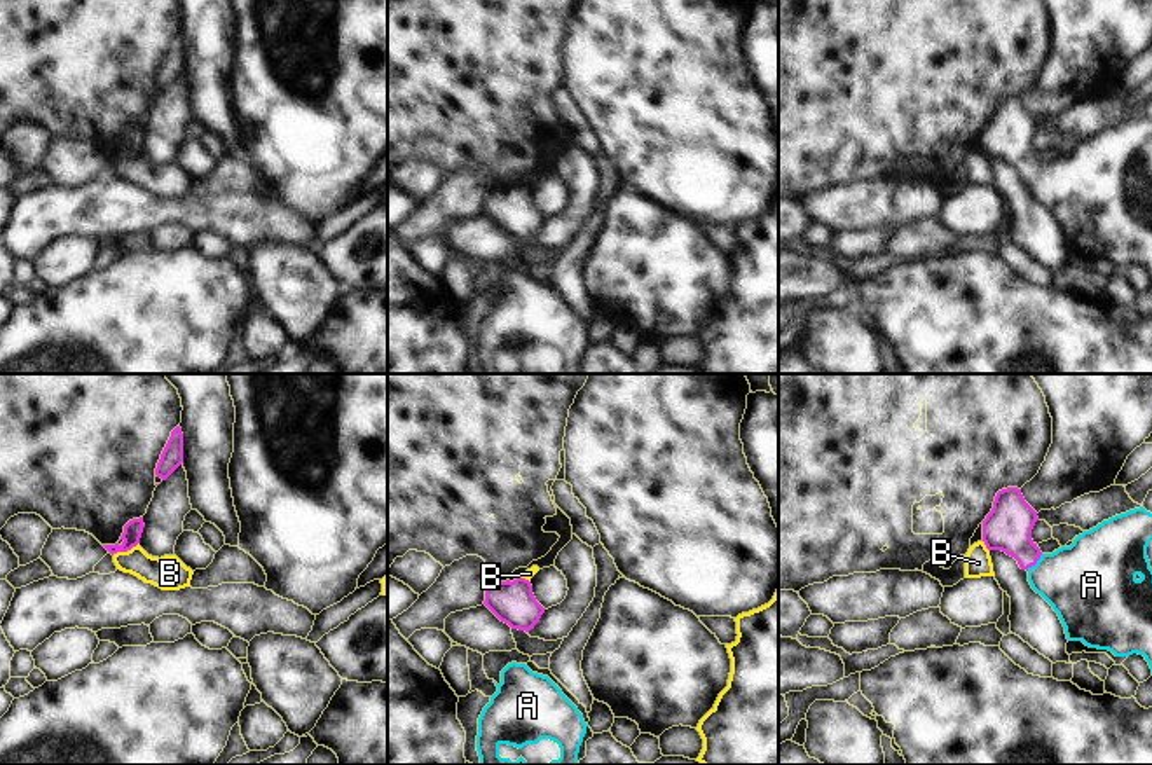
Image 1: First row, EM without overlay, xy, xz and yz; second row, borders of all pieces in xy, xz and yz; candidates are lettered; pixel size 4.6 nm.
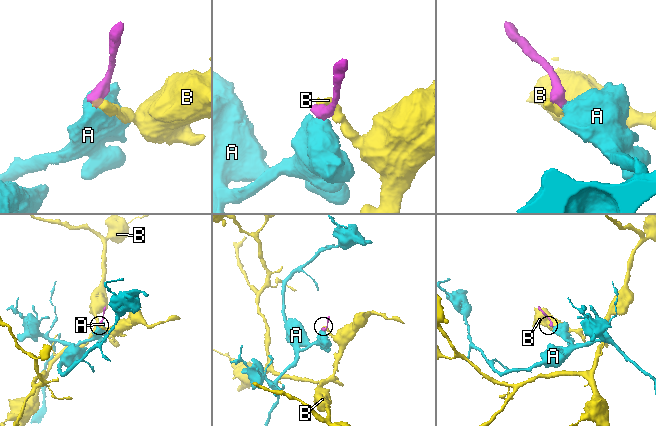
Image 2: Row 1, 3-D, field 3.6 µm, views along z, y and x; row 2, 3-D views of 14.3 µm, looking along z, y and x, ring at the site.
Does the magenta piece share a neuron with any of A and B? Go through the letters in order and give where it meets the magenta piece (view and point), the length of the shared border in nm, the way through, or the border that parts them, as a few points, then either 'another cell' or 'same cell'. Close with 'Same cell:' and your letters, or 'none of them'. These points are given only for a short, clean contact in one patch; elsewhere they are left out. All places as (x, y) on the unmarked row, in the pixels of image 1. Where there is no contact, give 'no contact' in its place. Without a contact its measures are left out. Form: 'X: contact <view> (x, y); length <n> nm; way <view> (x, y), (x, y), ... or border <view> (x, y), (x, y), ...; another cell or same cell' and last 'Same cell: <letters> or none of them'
A: contact yz (1035, 172); length 110 nm; way yz (1008, 137), (1035, 172), (1049, 184), (1086, 191); same cell
B: contact xy (124, 159); length 140 nm; border xy (138, 151), (126, 159), (112, 163); another cell
Same cell: A

